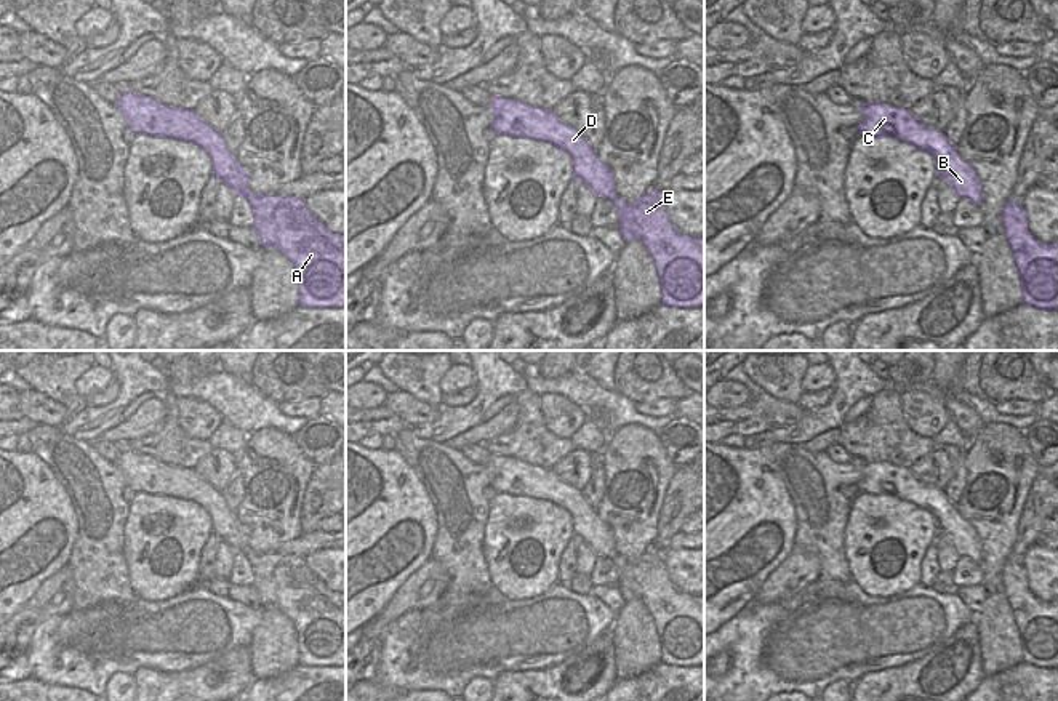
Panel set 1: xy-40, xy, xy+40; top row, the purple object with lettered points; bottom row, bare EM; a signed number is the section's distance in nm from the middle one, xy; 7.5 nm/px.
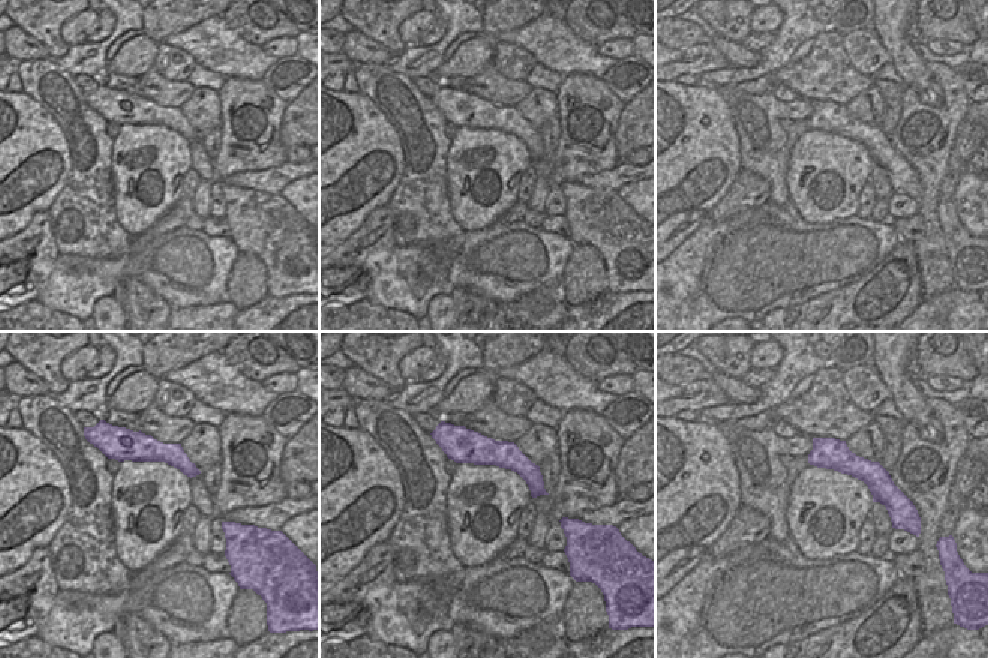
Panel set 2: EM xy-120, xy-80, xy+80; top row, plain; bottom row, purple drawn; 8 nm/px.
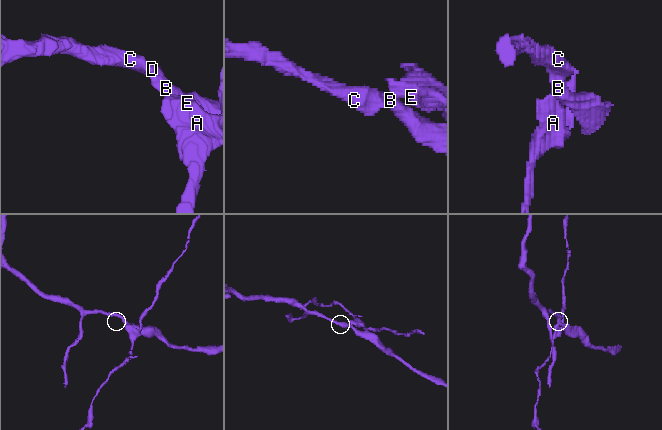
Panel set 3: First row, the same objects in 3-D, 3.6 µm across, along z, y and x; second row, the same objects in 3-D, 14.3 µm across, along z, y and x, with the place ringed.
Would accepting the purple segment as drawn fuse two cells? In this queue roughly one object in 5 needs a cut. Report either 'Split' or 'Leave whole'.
Split

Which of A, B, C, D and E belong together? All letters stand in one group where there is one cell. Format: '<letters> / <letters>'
A E / B C D

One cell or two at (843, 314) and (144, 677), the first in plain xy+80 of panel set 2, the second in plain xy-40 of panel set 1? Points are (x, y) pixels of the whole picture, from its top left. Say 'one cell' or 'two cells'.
one cell

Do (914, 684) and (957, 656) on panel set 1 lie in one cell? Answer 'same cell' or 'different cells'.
same cell

